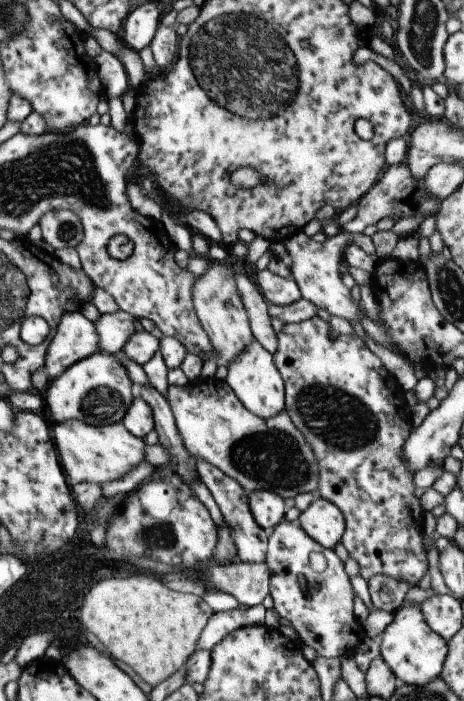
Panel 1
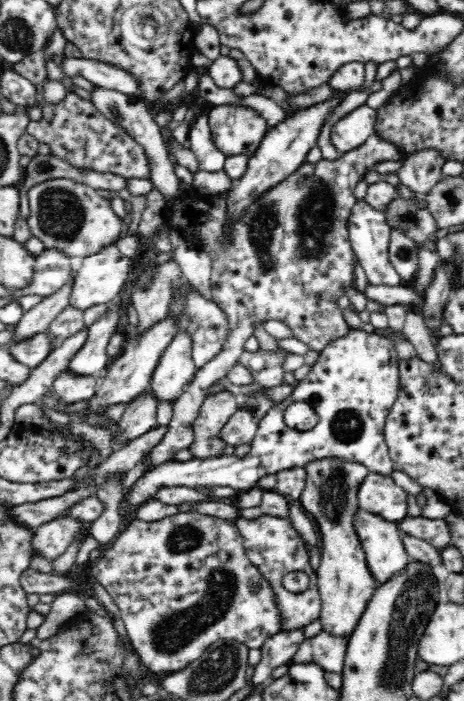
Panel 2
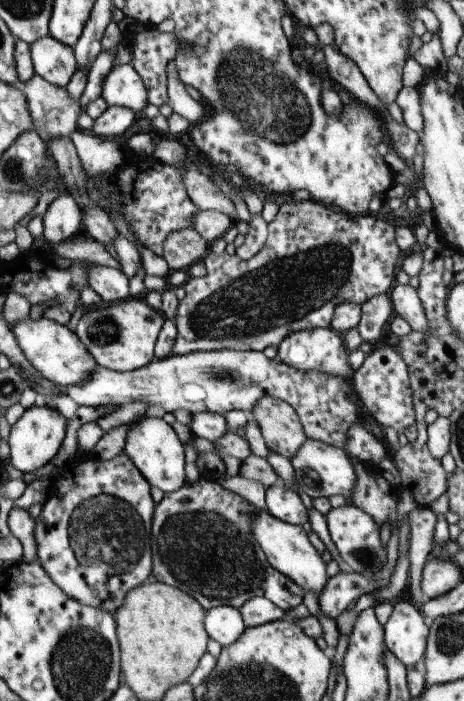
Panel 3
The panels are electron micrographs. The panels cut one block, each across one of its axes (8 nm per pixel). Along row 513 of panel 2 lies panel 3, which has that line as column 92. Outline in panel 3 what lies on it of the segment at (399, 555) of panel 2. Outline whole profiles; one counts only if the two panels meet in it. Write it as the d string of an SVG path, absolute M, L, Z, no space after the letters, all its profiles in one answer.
M28 316L21 322L16 322L12 326L11 332L17 340L16 345L22 350L27 362L44 379L60 386L60 388L86 381L98 365L72 330L44 316L39 320L31 320Z

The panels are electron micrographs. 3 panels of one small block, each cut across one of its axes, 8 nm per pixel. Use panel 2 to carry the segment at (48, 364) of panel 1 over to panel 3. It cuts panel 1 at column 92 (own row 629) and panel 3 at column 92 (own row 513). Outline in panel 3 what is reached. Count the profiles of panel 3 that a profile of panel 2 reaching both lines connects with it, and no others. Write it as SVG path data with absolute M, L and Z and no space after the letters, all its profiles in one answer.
M130 297L88 310L74 333L99 366L112 371L136 371L155 359L155 345L165 320L163 312L149 306L143 297Z

